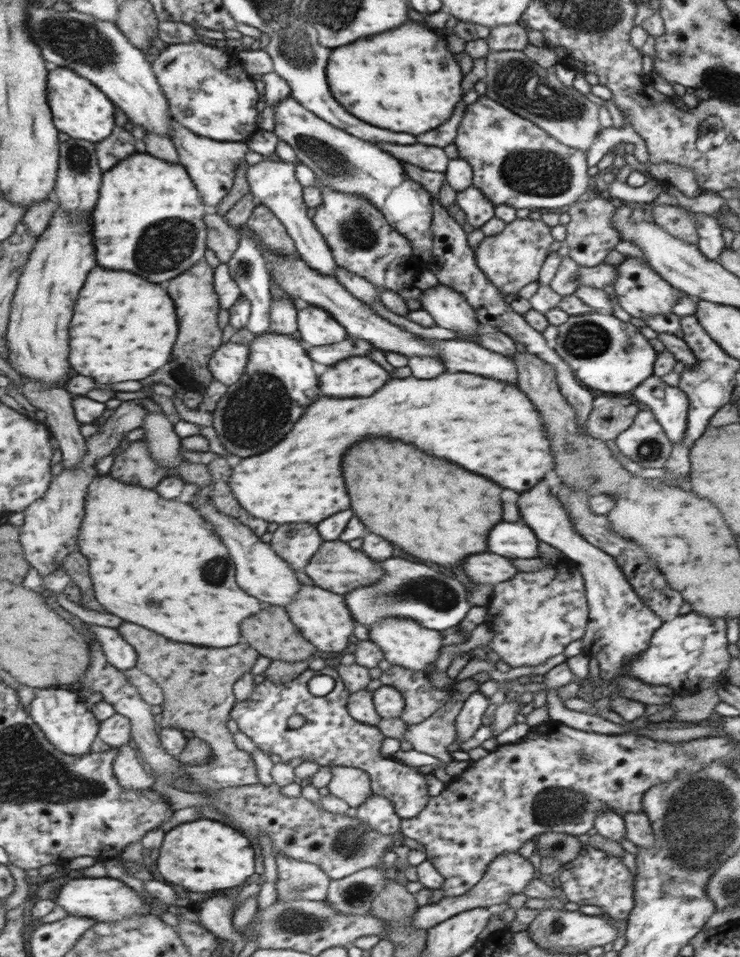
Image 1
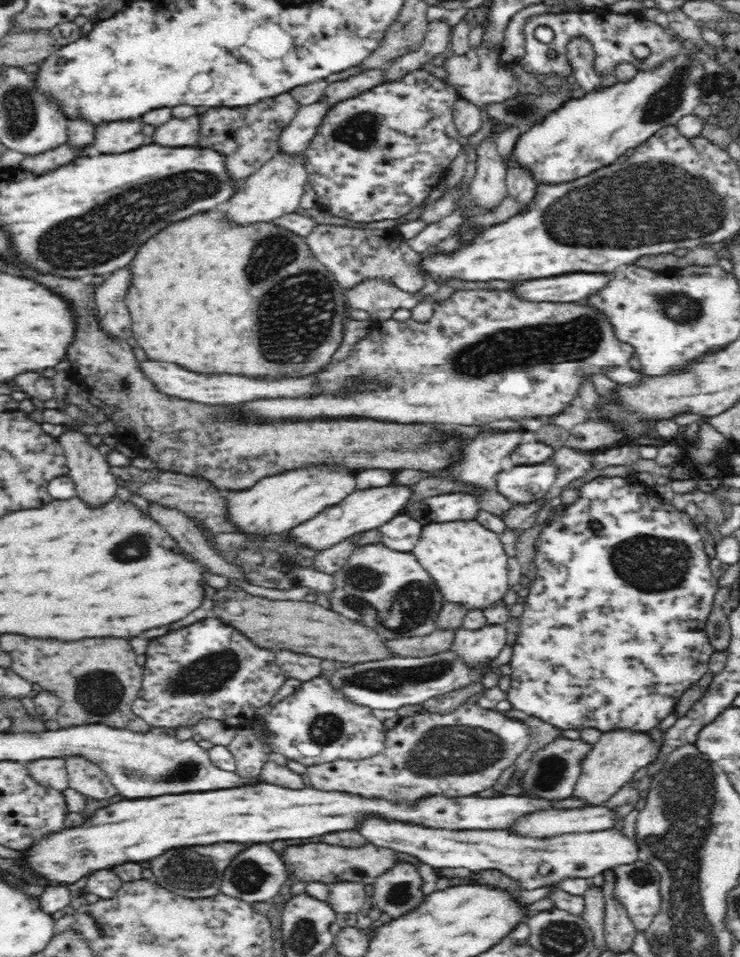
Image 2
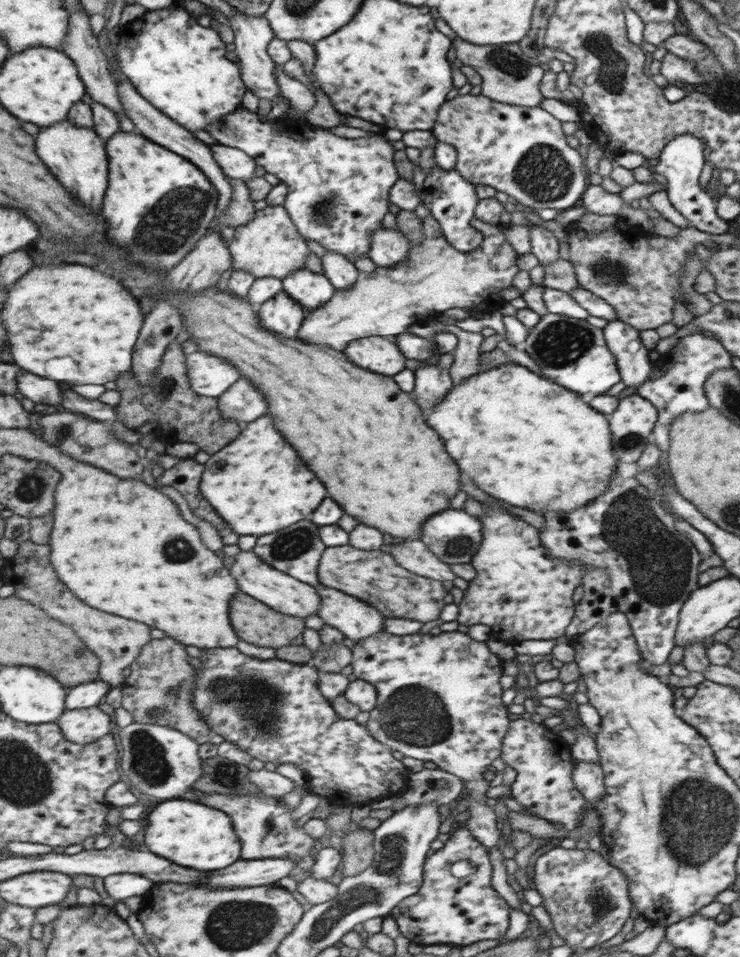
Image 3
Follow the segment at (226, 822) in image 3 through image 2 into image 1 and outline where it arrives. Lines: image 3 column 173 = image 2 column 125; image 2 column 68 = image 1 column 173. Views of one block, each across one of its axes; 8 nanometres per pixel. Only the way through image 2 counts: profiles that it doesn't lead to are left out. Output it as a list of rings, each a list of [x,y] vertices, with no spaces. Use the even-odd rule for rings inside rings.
[[[212,819],[188,822],[166,834],[165,840],[160,848],[162,858],[158,864],[166,882],[186,886],[194,892],[218,894],[234,886],[238,886],[239,890],[240,884],[246,884],[256,872],[256,852],[250,838],[228,824]]]

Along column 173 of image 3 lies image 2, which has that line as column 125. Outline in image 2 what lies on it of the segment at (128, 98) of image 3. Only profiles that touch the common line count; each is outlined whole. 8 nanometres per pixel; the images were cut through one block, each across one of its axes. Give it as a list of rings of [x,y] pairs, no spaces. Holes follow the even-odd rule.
[[[130,118],[130,120],[108,120],[96,126],[94,148],[100,152],[120,152],[132,150],[144,144],[144,118]]]

